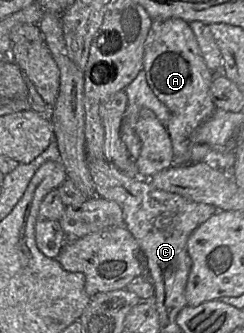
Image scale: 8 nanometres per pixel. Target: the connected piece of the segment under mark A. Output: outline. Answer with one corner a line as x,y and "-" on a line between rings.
181,19
153,20
144,44
143,68
140,73
144,75
154,95
170,112
170,118
165,124
165,128
172,144
173,165
191,163
191,149
193,145
199,145
192,143
191,136
202,123
212,116
215,110
209,92
212,79
215,75
207,67
190,25

